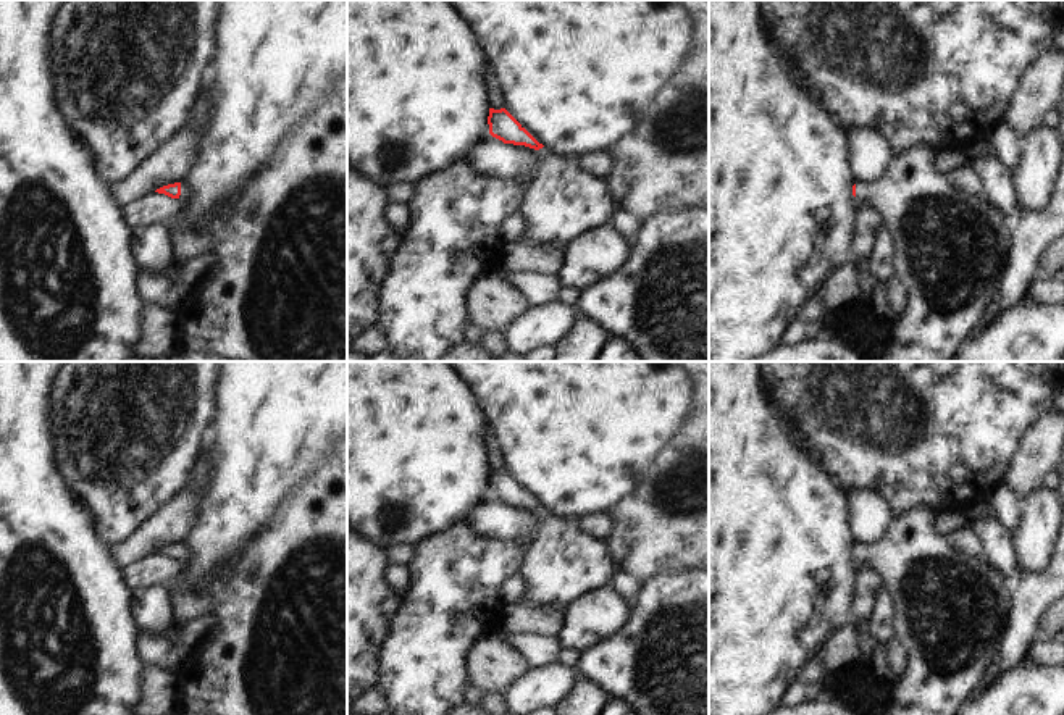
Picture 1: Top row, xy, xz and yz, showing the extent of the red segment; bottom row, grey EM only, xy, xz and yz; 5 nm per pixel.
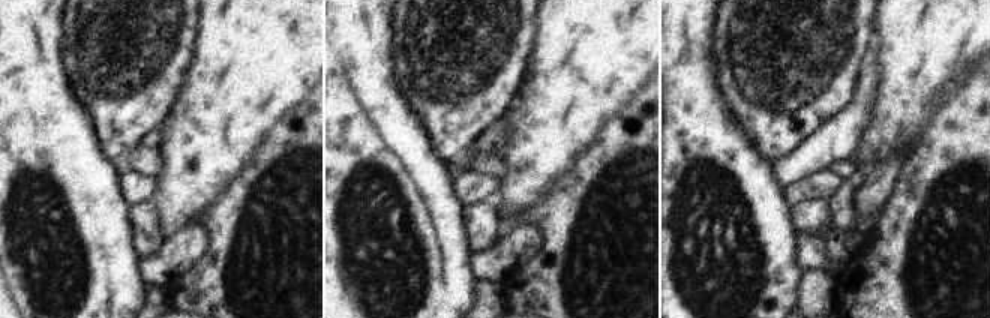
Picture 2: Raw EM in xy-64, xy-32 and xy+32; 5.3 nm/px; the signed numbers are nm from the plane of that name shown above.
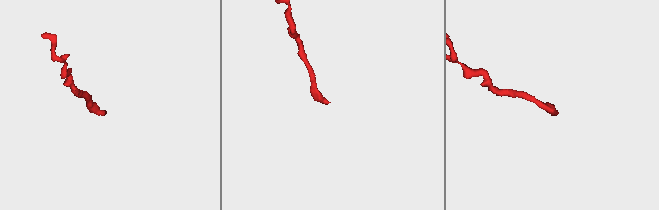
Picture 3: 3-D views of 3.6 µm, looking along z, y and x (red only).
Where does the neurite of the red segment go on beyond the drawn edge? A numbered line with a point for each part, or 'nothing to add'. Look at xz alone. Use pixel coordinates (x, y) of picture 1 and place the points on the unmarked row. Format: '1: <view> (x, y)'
1: xz (561, 564).

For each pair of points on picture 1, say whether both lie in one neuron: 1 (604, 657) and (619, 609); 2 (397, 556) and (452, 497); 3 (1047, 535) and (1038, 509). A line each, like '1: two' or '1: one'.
1: two
2: two
3: one

